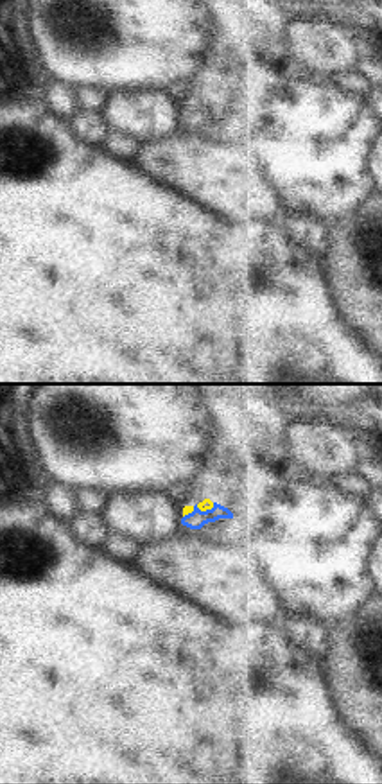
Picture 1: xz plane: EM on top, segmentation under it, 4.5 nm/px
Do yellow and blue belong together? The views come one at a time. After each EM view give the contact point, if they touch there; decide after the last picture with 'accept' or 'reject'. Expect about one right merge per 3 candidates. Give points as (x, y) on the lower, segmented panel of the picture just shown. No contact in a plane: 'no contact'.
(199, 508)

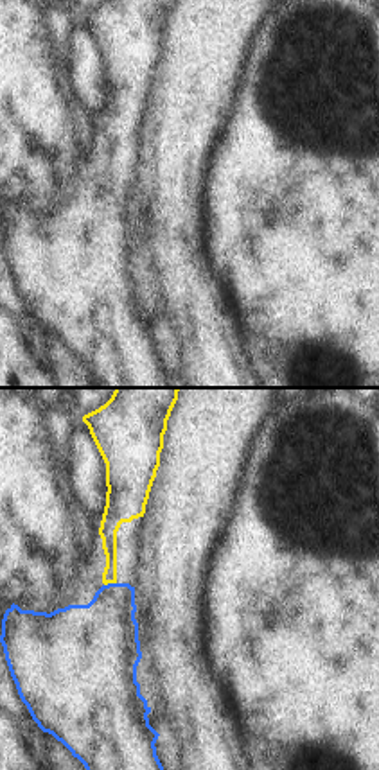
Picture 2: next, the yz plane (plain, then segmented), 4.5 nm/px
(110, 582)

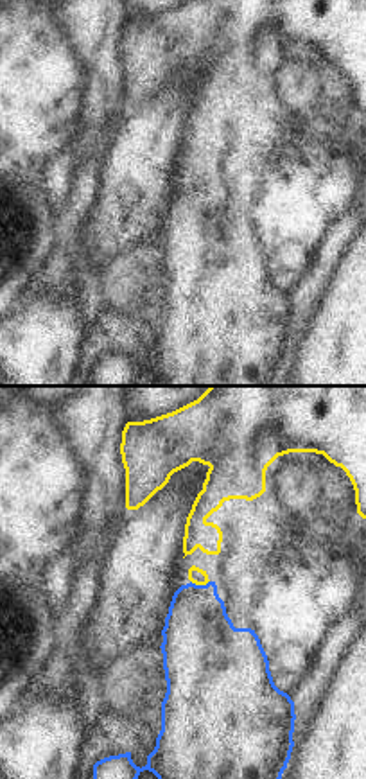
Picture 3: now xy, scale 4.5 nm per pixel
(200, 584)

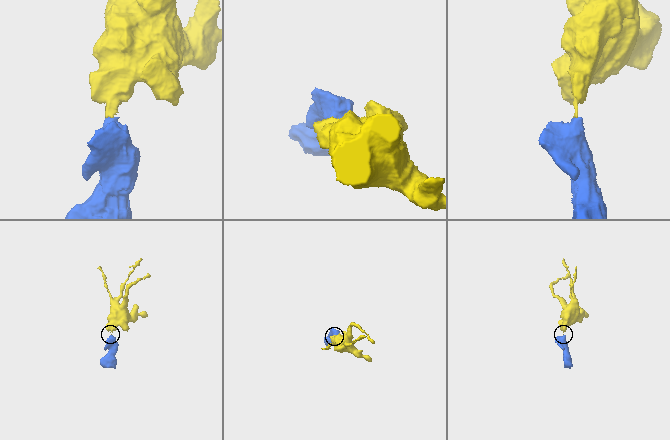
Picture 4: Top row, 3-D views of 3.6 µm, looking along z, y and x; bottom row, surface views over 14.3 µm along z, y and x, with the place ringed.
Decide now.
accept

